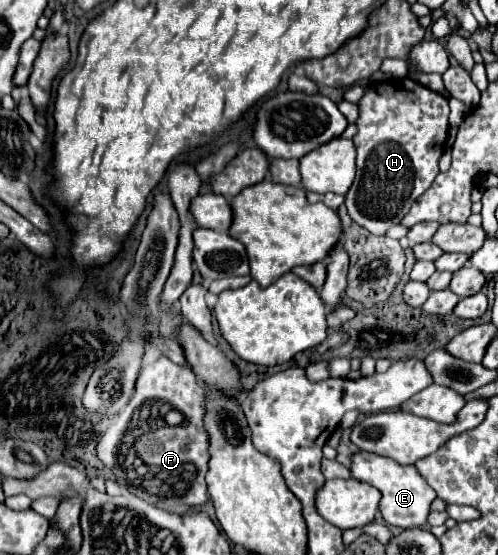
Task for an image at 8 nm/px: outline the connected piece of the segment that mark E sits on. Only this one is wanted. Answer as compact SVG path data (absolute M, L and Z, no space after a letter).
M355 452L351 456L351 476L375 486L383 498L379 504L379 512L385 522L399 528L413 528L427 522L429 506L435 500L435 490L421 478L415 466L401 466L391 458L373 454L373 452Z

